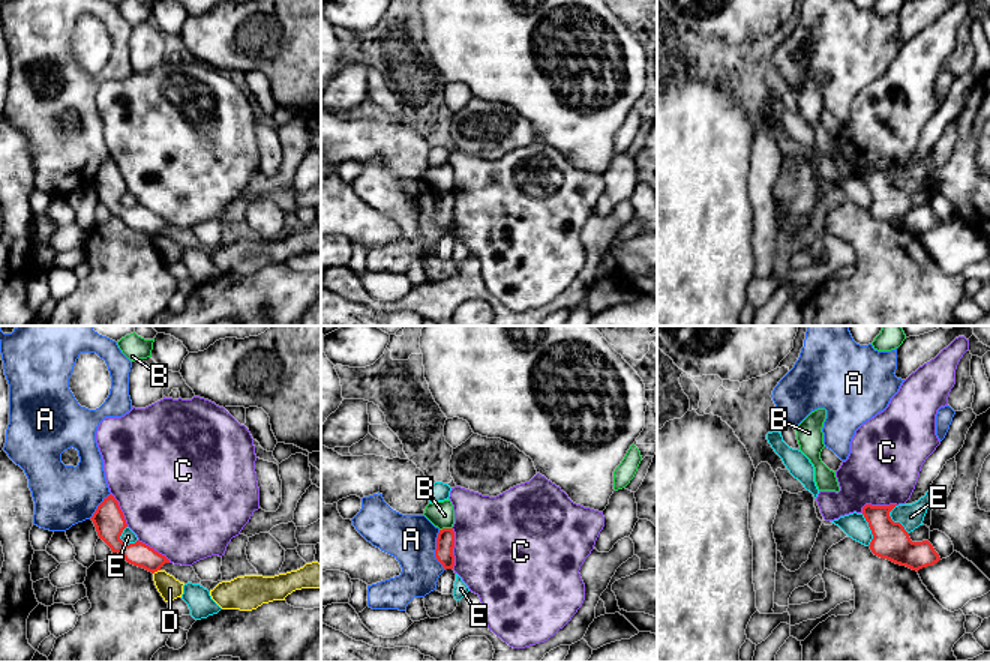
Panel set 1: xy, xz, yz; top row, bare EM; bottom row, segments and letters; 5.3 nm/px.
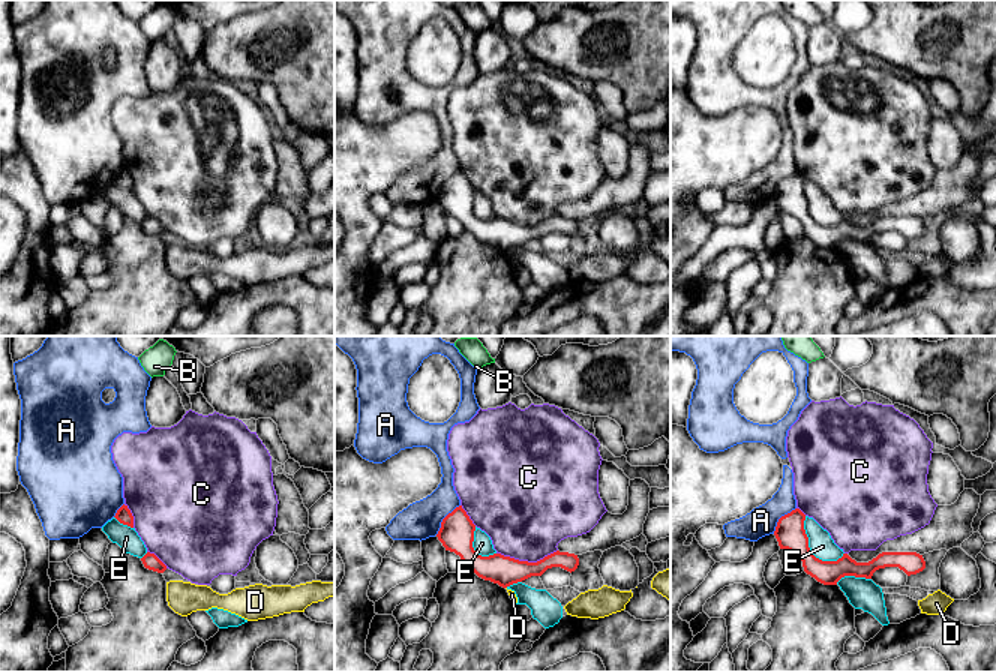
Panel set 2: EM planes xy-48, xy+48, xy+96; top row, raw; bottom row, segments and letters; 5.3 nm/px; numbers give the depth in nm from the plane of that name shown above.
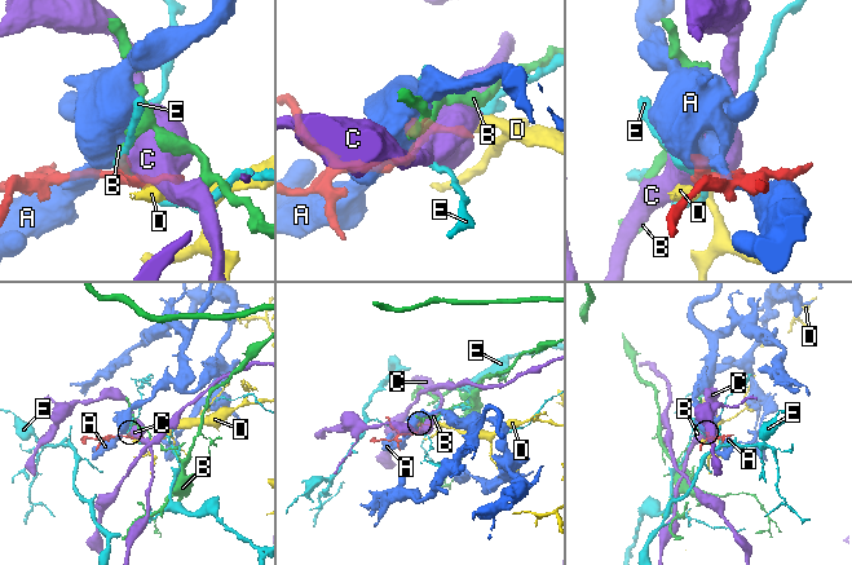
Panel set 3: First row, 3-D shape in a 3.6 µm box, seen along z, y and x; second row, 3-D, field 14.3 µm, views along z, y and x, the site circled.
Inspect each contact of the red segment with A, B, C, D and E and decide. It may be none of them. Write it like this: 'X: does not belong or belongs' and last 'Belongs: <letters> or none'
A: does not belong
B: does not belong
C: does not belong
D: does not belong
E: does not belong
Belongs: none

